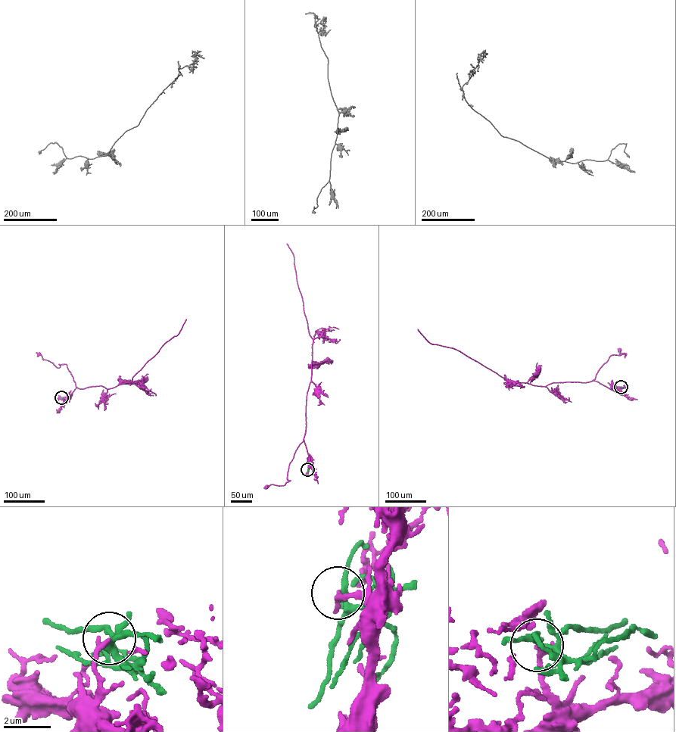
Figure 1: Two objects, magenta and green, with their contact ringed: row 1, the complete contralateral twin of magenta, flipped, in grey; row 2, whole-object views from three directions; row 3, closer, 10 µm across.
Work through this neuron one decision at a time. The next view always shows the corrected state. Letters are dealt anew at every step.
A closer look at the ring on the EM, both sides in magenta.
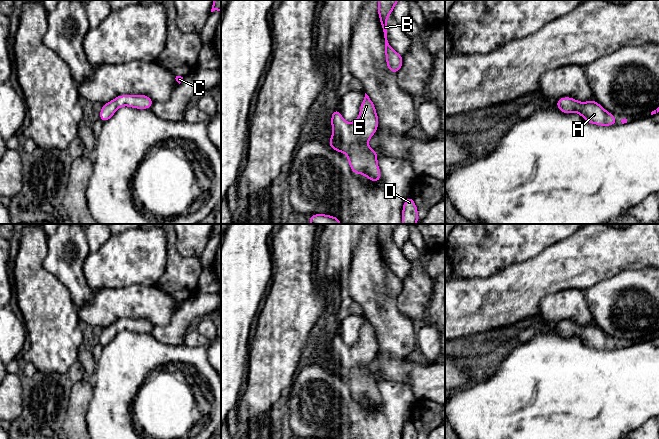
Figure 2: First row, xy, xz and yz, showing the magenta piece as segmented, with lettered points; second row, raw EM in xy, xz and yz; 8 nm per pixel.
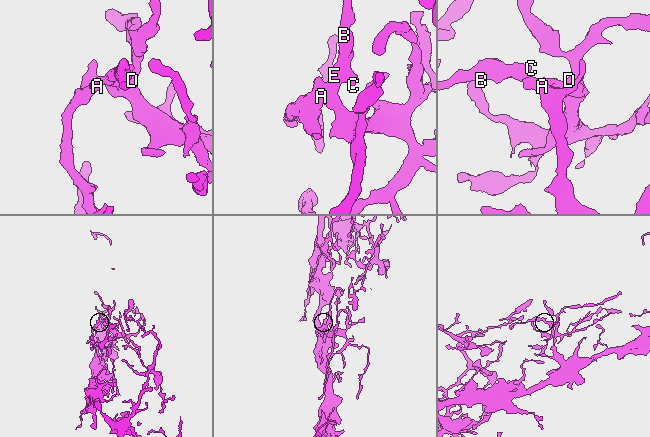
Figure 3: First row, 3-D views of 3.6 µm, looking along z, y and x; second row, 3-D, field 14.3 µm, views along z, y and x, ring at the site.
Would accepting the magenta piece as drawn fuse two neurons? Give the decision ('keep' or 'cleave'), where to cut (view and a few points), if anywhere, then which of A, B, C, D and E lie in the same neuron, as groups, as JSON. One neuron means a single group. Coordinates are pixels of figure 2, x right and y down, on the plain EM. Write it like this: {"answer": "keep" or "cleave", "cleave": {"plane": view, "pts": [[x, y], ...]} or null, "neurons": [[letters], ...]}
{"answer": "keep", "cleave": null, "neurons": [["A", "B", "C", "D", "E"]]}

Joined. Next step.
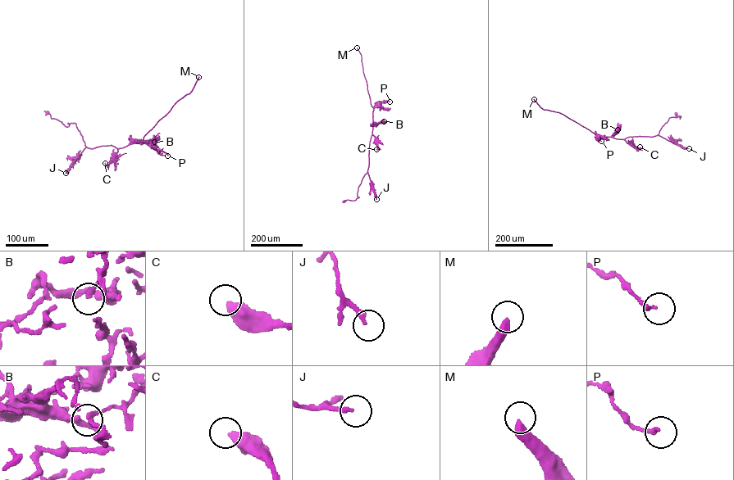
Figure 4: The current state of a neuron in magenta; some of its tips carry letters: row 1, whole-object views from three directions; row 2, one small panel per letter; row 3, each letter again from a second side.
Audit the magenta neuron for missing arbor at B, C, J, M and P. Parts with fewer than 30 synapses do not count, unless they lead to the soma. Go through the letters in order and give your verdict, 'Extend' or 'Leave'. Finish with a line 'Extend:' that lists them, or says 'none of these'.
B: Leave
C: Leave
J: Leave
M: Extend
P: Leave
Extend: M

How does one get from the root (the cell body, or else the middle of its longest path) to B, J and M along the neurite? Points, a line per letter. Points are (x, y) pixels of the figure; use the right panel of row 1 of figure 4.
B: (676, 113), (680, 119), (670, 117), (654, 136), (611, 137), (617, 129)
J: (676, 113), (676, 116), (681, 116), (680, 119), (679, 116), (670, 117), (658, 135), (682, 148), (689, 148)
M: (676, 113), (680, 119), (670, 117), (656, 135), (619, 139), (598, 136), (563, 115), (543, 109), (534, 99)

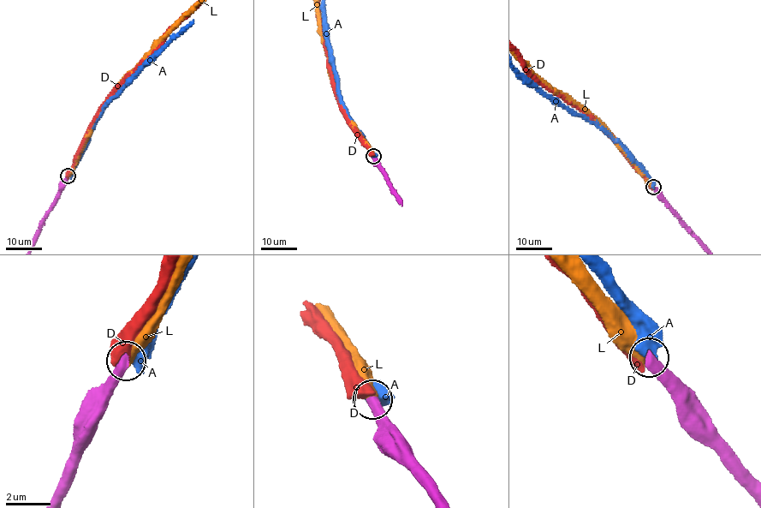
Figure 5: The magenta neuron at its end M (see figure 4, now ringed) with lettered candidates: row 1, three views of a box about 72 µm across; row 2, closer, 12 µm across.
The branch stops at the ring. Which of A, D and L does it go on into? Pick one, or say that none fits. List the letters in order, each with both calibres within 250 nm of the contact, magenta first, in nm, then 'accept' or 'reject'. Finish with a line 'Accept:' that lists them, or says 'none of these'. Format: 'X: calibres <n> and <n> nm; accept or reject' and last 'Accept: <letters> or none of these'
A: calibres 460 and 650 nm; reject
D: calibres 500 and 600 nm; reject
L: calibres 480 and 550 nm; accept
Accept: L

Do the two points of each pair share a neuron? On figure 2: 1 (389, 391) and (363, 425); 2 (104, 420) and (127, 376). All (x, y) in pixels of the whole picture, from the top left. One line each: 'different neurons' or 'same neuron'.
1: same neuron
2: same neuron

